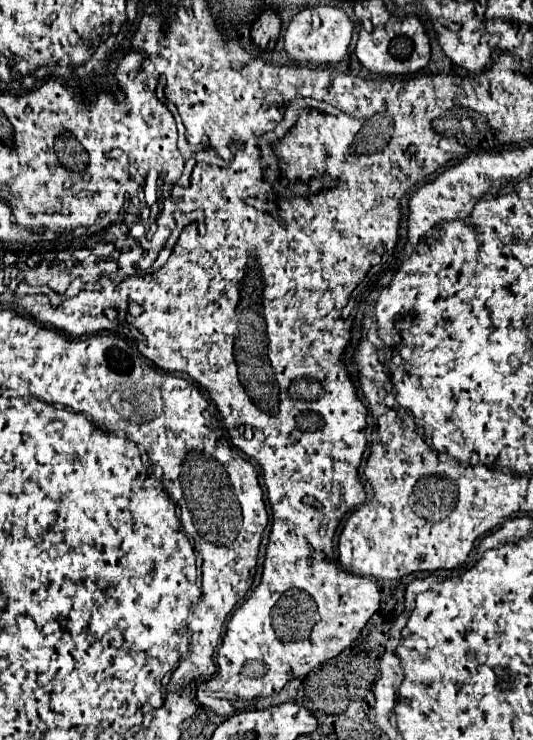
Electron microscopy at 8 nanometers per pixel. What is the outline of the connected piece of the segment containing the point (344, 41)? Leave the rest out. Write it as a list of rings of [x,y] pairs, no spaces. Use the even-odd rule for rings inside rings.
[[[313,5],[299,11],[285,33],[285,51],[289,57],[297,61],[313,61],[313,63],[337,63],[345,57],[347,47],[353,37],[353,23],[345,15],[345,11],[331,5]]]

